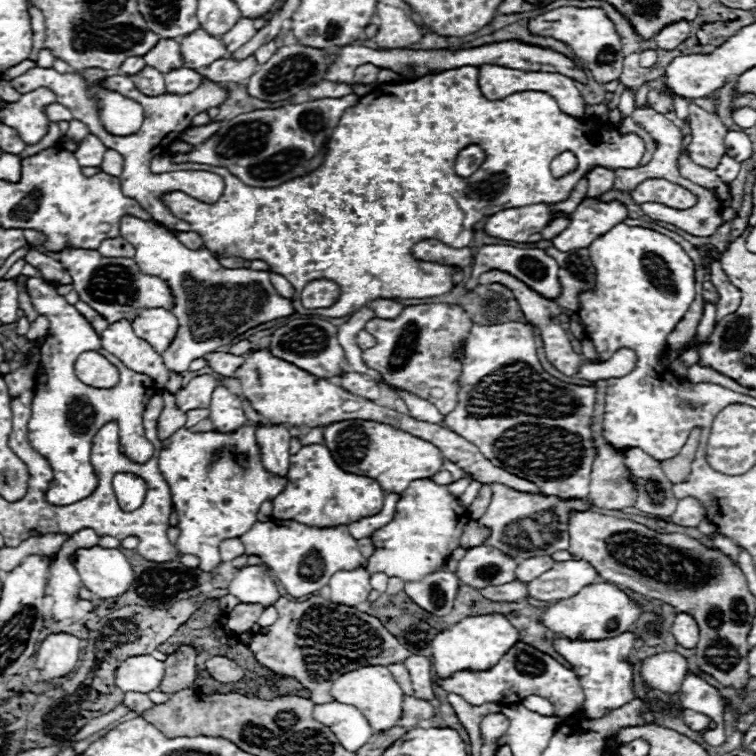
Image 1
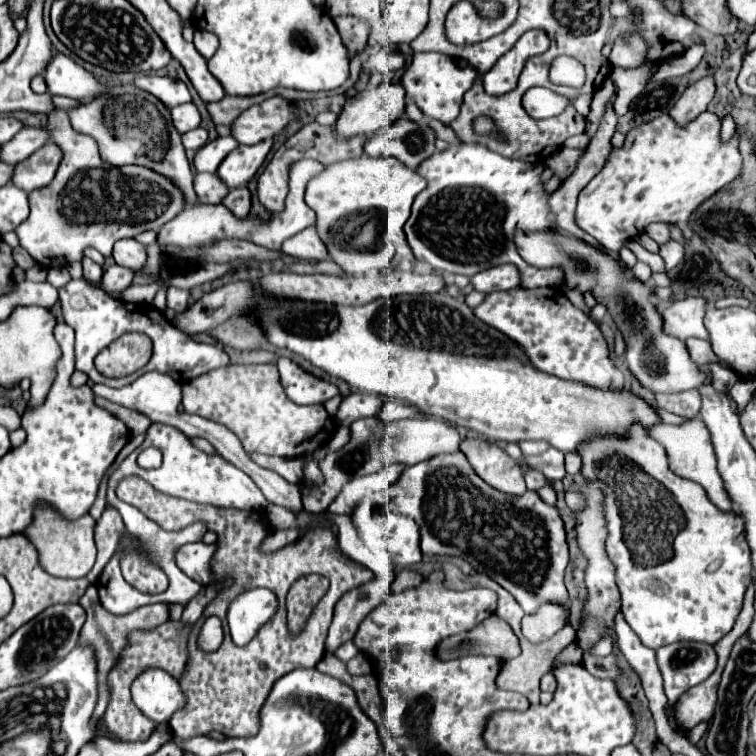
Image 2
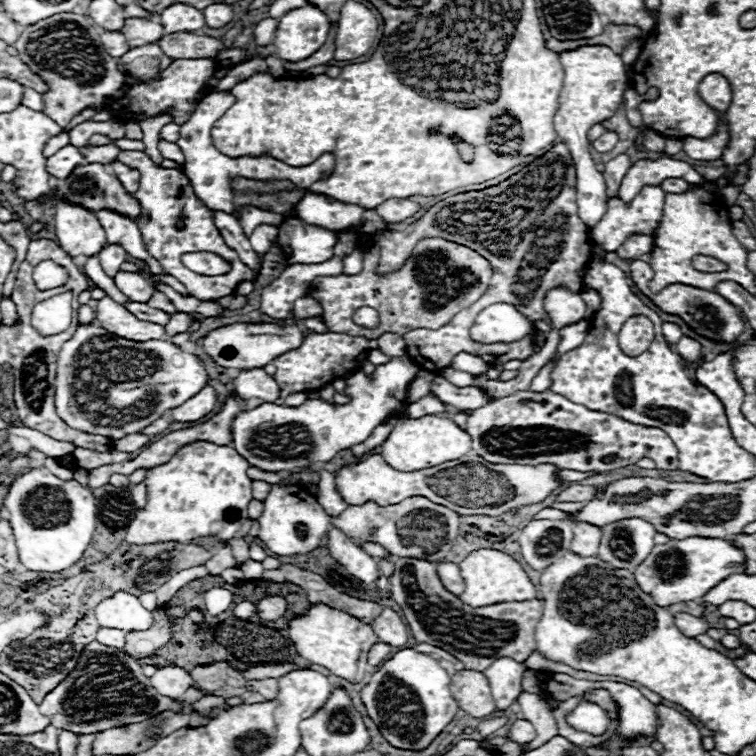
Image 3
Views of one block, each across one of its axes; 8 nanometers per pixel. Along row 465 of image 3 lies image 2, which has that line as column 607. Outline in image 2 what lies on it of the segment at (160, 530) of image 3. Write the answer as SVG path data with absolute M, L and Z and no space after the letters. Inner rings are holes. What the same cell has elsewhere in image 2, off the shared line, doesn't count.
M706 110L686 128L678 128L670 116L660 116L630 130L626 134L624 146L612 150L606 166L580 192L576 206L578 226L592 234L606 250L616 254L626 240L640 236L648 224L688 224L690 216L704 200L712 198L712 194L716 194L742 174L742 156L738 150L740 134L734 132L734 136L724 142L720 136L720 128L720 118L714 112Z

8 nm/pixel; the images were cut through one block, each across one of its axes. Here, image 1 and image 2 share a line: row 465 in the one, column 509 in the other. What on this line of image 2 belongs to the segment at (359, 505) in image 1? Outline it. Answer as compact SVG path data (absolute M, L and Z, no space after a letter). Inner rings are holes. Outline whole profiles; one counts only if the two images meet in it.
M512 288L506 292L490 292L474 312L482 322L516 340L526 350L530 362L542 372L566 380L580 380L598 388L624 388L626 384L624 374L610 358L600 328L556 288Z

